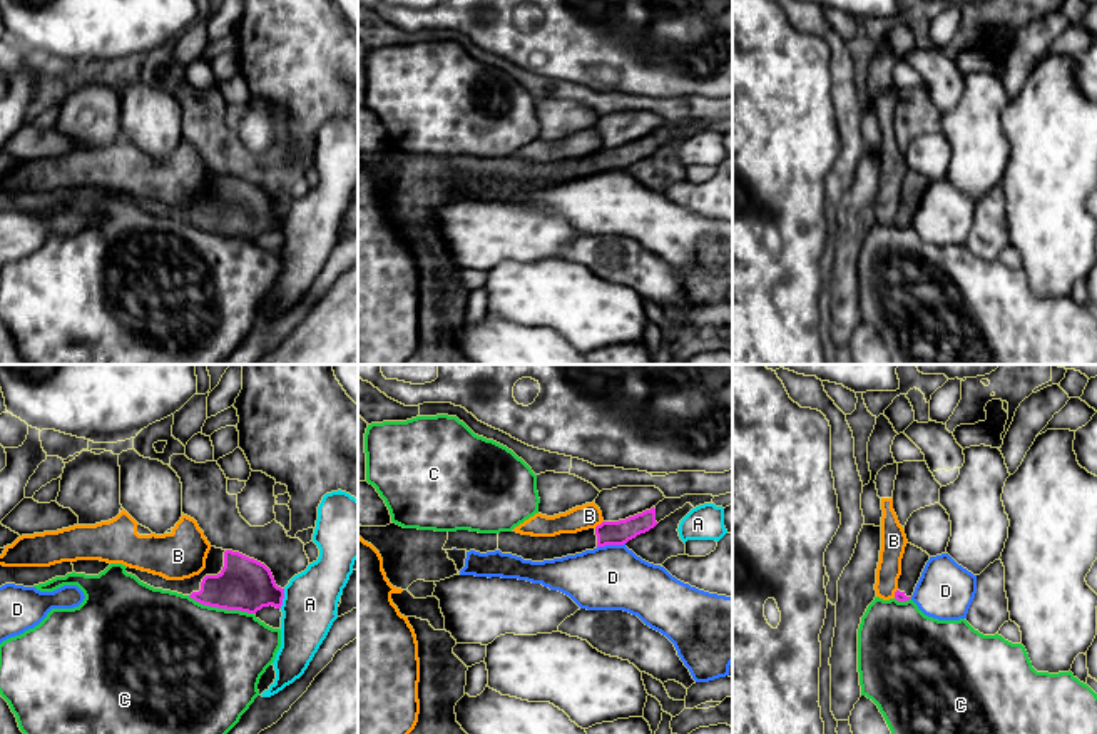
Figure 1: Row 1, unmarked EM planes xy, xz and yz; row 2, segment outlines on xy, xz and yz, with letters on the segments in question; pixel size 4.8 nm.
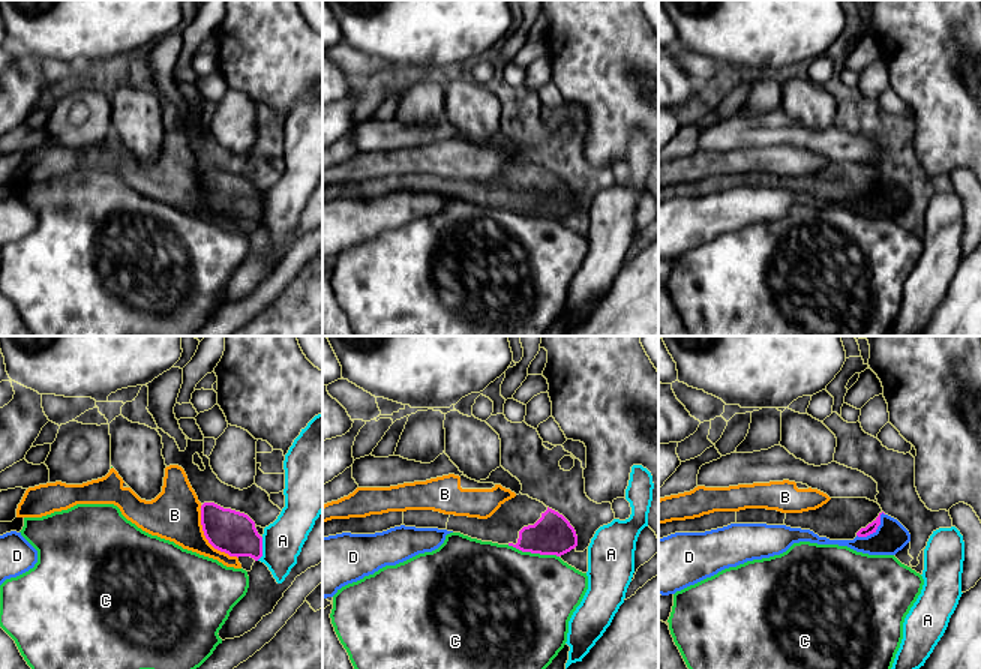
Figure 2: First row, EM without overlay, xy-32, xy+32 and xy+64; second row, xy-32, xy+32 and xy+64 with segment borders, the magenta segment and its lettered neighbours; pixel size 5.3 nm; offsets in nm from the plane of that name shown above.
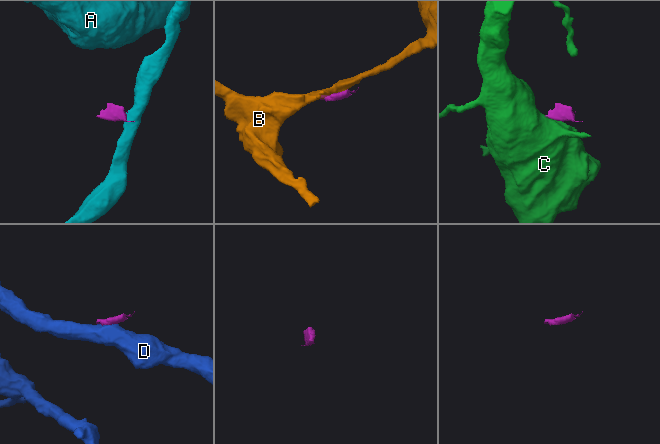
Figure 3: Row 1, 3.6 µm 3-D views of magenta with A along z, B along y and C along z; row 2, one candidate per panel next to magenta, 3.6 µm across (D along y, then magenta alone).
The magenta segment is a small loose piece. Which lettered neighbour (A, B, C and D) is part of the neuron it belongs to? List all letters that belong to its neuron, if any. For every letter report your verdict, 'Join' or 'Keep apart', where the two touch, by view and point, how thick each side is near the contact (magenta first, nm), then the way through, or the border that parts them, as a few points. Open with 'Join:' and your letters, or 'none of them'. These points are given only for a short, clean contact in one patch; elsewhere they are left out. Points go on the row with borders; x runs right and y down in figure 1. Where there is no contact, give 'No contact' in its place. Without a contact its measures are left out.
Join: none of them
A: Keep apart. Touches magenta at xy (283, 597). Thickness 260 nm (magenta) against 260 nm. Boundary: xy (285, 589), (280, 607)
B: Keep apart. Touches magenta at xz (597, 525). Thickness 110 nm (magenta) against 120 nm. Boundary: xz (602, 520), (594, 527)
C: Keep apart. Touches magenta at xy (221, 607). Thickness 260 nm (magenta) against 480 nm. Boundary: xy (188, 596), (203, 604), (253, 614)
D: Keep apart. Touches magenta at xz (611, 544). Thickness 110 nm (magenta) against 320 nm. Boundary: xz (624, 542), (597, 547)

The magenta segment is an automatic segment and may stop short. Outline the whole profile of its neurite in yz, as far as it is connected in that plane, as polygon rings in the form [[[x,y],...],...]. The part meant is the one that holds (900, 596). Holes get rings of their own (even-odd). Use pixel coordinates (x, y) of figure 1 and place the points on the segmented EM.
[[[906,543],[901,558],[901,575],[898,579],[898,590],[895,592],[895,599],[898,602],[906,602],[911,599],[928,560],[930,555],[926,552],[911,543]]]

